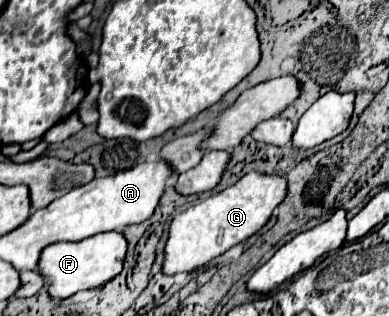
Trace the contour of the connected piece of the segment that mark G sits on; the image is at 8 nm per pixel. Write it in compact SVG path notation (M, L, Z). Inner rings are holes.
M247 172L233 186L209 196L203 202L189 206L185 212L177 214L169 224L169 236L165 242L163 274L193 272L203 268L213 258L221 256L241 240L253 236L259 228L267 224L271 212L287 196L287 180L279 174Z

